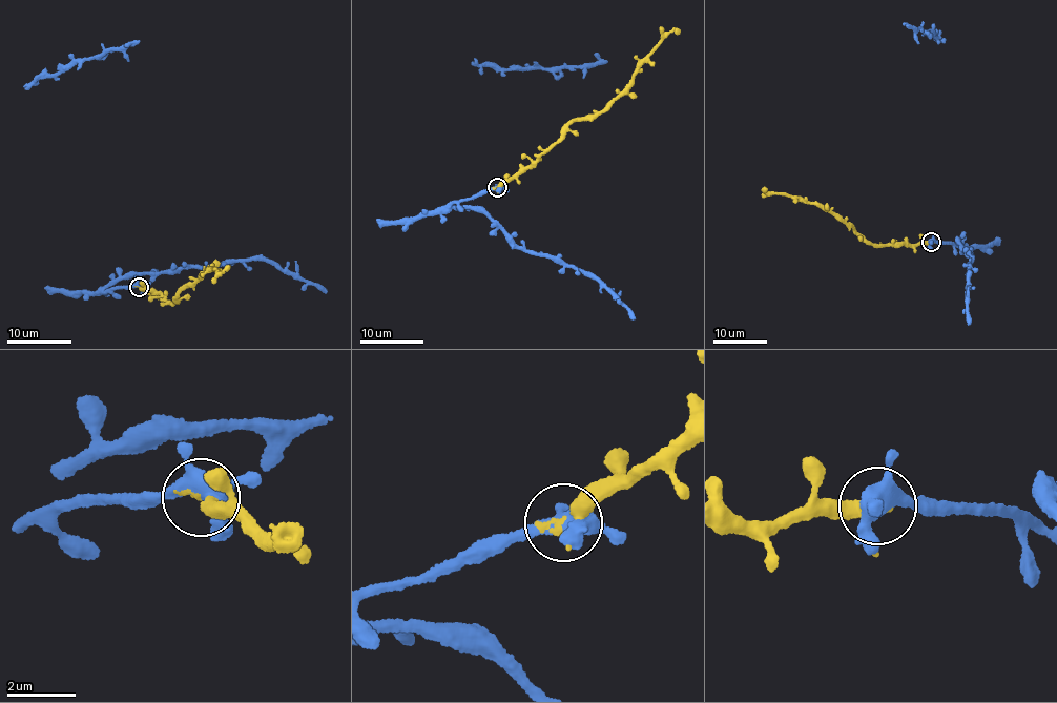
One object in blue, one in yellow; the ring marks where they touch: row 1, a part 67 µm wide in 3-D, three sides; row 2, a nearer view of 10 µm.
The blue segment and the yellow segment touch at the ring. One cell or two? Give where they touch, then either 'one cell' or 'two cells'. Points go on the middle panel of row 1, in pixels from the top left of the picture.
at (497, 187); one cell

